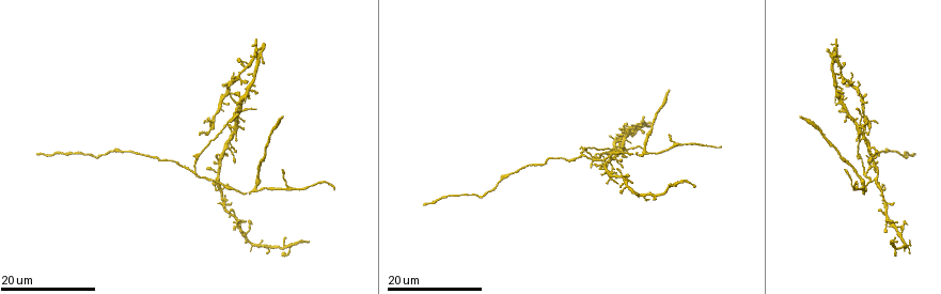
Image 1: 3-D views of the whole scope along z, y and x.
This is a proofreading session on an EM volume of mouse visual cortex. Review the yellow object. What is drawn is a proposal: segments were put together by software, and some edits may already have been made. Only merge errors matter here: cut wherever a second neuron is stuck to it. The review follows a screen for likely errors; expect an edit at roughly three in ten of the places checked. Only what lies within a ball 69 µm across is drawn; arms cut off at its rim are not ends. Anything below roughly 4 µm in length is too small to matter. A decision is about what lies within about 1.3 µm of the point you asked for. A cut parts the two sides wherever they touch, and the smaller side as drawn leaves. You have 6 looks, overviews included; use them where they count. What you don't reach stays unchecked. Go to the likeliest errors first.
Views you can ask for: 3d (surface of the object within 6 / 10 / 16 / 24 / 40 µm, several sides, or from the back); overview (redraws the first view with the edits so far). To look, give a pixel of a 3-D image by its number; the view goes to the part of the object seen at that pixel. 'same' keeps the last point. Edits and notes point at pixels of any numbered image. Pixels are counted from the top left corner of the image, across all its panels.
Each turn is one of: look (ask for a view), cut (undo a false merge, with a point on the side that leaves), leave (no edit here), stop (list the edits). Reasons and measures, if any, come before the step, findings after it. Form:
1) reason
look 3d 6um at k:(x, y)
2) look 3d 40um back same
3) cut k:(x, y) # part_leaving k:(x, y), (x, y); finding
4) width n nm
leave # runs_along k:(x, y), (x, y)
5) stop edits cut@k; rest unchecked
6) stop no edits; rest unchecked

three-way junction
look 3d 16um at 1:(643, 156)

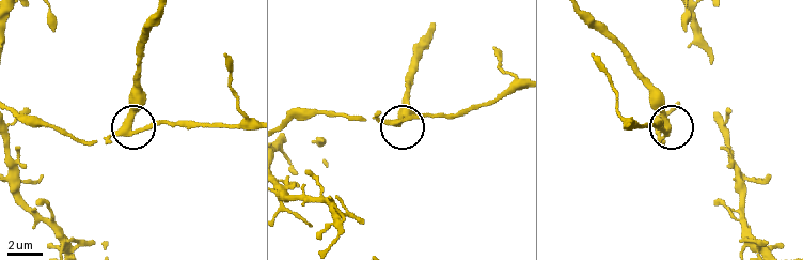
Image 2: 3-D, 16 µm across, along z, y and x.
look 3d 10um at 2:(397, 124)

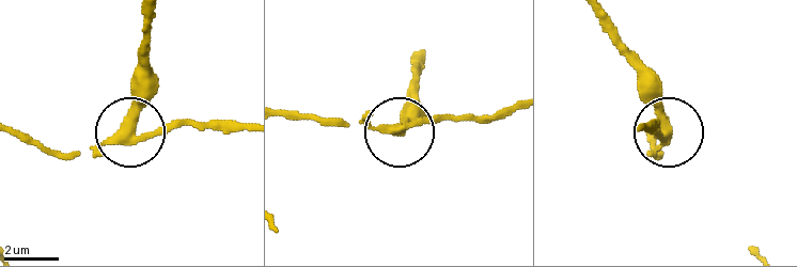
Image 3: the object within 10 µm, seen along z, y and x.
look 3d 10um back at 3:(129, 125)

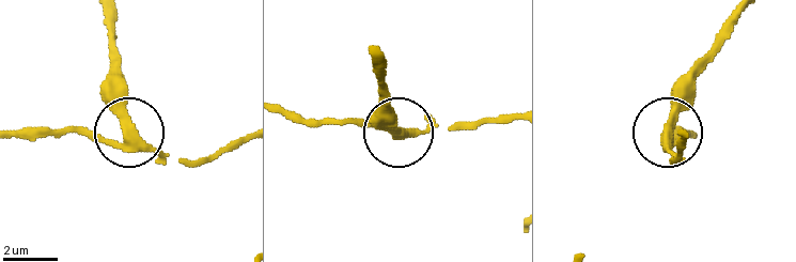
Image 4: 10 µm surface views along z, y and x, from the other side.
width 310 nm
cut 4:(113, 110) # part_leaving 4:(133, 143), (111, 15); two neurons meet here

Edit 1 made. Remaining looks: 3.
arms part here
look 3d 24um at 1:(867, 170)

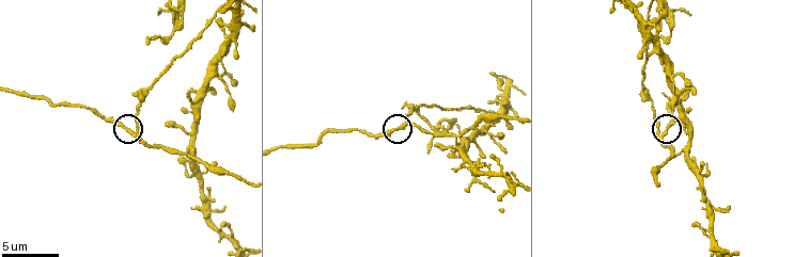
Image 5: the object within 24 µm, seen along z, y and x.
zoom in
look 3d 6um at 5:(401, 128)

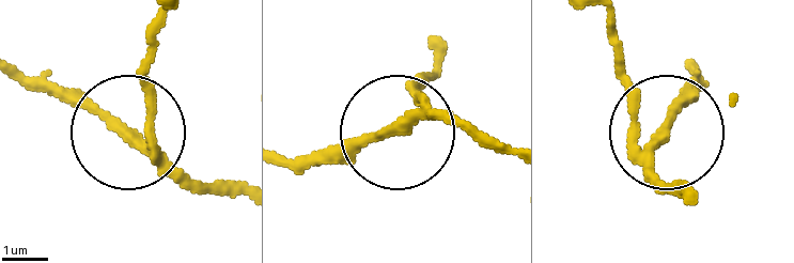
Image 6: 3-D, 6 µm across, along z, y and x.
side_arm 39 um
cut 6:(148, 95) # part_leaving 6:(161, 163), (150, 121), (158, 17); a second neuron is stuck on

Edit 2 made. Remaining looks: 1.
look 3d 6um at 5:(671, 74)

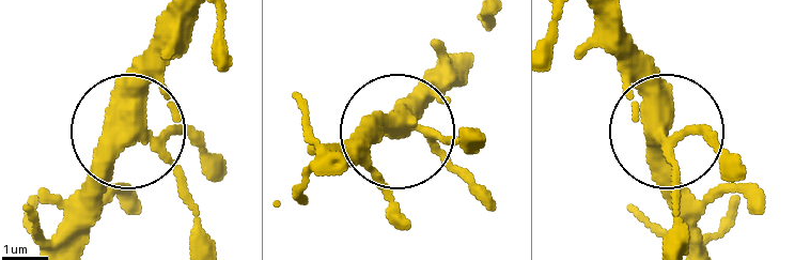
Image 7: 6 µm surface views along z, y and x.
arms 4
leave # continuous, no second neuron

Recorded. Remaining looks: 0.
stop edits cut@4, cut@6; rest unchecked

